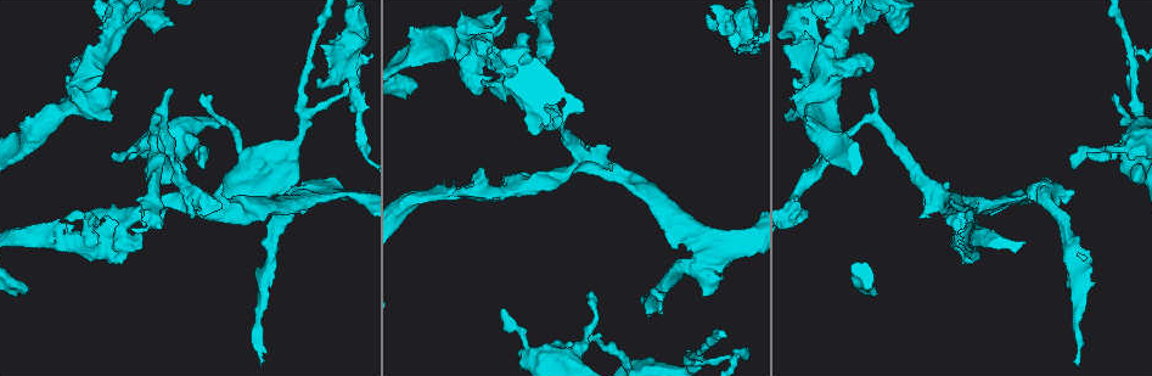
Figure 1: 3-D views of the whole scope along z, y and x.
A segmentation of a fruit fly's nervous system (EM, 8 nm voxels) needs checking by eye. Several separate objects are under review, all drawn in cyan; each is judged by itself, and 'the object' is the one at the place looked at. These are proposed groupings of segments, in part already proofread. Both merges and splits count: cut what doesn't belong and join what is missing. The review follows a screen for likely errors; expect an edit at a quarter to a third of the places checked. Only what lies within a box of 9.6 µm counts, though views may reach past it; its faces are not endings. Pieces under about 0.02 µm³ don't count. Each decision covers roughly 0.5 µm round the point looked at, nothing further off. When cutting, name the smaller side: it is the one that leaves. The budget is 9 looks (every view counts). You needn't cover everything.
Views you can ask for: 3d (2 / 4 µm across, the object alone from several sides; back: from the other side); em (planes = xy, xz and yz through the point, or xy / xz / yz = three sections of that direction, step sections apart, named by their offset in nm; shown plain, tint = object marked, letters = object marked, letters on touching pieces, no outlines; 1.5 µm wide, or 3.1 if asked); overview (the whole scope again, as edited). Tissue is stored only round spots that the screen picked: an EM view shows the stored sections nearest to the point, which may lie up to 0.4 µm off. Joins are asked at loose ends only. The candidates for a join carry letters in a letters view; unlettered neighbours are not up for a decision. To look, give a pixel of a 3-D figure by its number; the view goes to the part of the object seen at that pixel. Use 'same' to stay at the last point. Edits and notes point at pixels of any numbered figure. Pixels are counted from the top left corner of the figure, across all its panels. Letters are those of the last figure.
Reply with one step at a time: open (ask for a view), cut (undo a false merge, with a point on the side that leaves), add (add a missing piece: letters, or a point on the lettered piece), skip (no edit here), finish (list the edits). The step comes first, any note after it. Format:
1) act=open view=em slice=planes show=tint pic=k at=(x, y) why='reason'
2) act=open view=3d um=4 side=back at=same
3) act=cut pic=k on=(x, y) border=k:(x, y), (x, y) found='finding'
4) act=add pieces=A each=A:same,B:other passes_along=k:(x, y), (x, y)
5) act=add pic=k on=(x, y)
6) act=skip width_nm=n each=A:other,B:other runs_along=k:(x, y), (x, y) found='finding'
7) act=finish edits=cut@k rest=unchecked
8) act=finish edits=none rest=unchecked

act=open view=3d um=4 pic=1 at=(605, 166) why='side arm on a straight run'

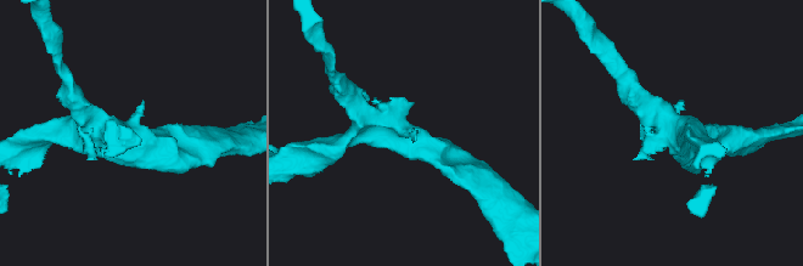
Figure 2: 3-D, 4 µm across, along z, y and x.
act=open view=em slice=planes show=tint pic=2 at=(401, 136) why='need the tissue'

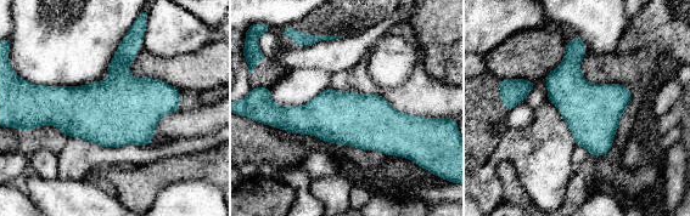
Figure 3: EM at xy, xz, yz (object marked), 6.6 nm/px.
act=open view=em slice=planes show=letters at=same

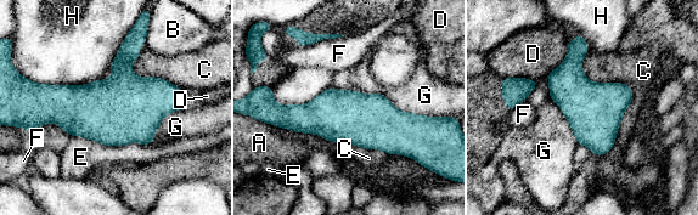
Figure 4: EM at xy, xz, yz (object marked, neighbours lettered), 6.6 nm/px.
act=skip width_nm=360 each=A:other,B:other,C:other,D:other,E:other,F:other,G:other,H:other border=4:(331, 85), (433, 117) found='one neuron here'

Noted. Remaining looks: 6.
act=open view=em slice=planes show=plain pic=1 at=(22, 142) why='sudden change in width'

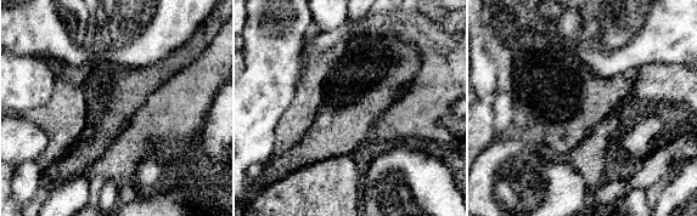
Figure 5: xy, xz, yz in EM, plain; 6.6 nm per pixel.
act=open view=em slice=planes show=tint at=same

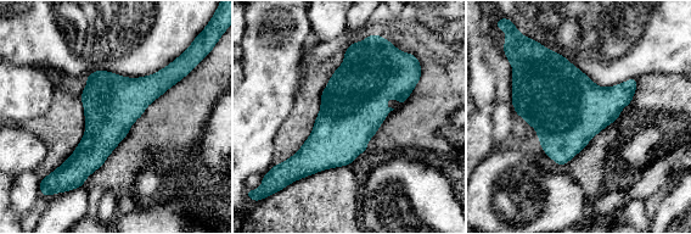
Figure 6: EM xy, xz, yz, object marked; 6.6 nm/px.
act=open view=em slice=planes show=letters at=same why='see the neighbours'

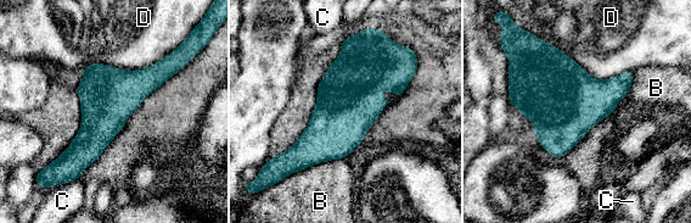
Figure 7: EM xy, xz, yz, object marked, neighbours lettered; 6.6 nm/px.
act=skip width_nm=380 each=B:other,C:other,D:other found='one neuron here'

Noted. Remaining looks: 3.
act=open view=3d um=2 pic=1 at=(502, 311) why='free end'

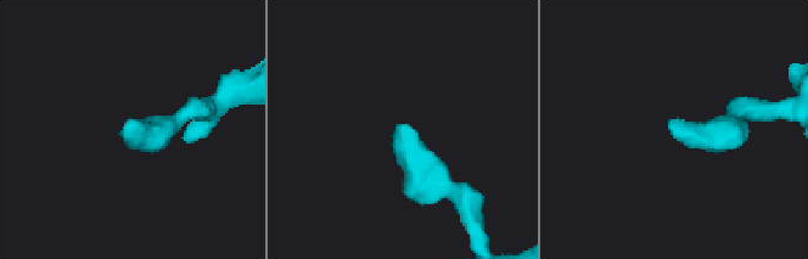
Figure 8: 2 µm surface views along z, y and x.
act=open view=em slice=xz step=8 show=tint pic=8 at=(402, 124) why='need the tissue'

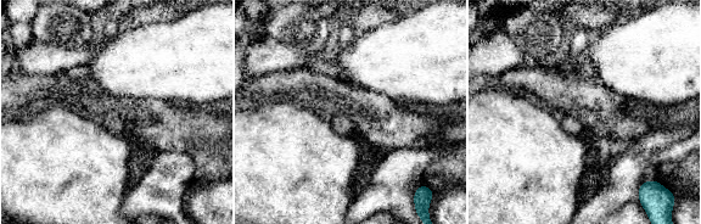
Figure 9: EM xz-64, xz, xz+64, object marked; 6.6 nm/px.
act=open view=em slice=planes show=letters at=same why='cut it another way'

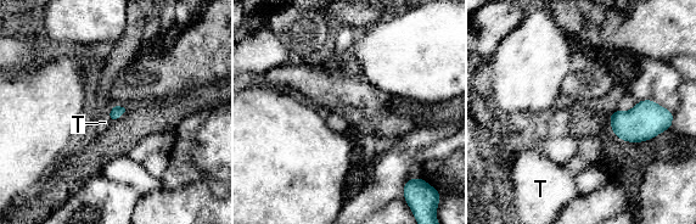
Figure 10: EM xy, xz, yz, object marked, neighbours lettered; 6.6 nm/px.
act=skip longest_contact=T:50nm each=T:other found='none of them fits'

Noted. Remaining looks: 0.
act=finish edits=none rest=unchecked

